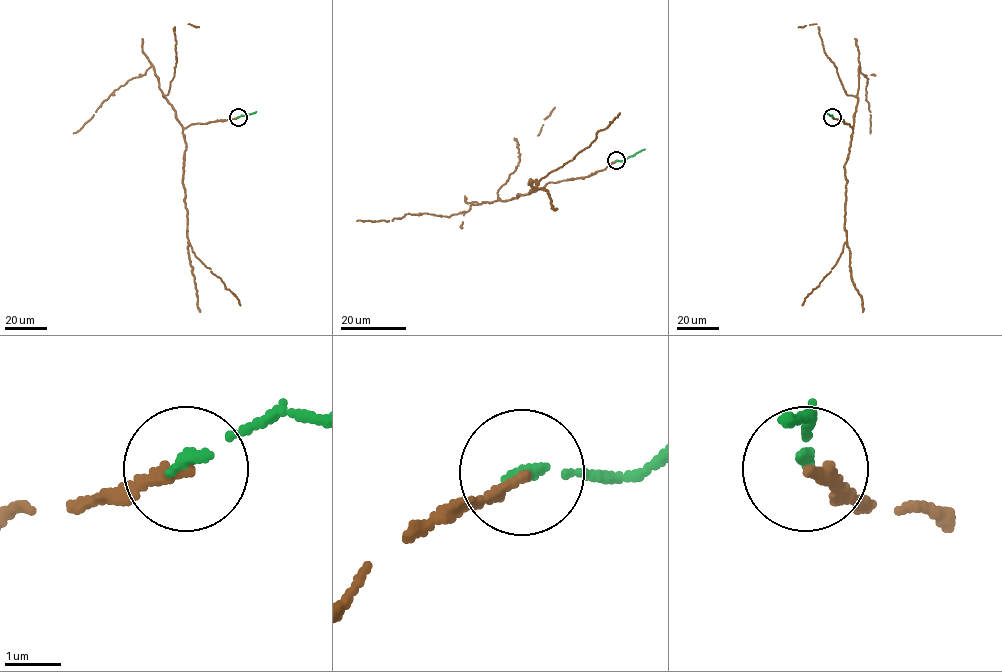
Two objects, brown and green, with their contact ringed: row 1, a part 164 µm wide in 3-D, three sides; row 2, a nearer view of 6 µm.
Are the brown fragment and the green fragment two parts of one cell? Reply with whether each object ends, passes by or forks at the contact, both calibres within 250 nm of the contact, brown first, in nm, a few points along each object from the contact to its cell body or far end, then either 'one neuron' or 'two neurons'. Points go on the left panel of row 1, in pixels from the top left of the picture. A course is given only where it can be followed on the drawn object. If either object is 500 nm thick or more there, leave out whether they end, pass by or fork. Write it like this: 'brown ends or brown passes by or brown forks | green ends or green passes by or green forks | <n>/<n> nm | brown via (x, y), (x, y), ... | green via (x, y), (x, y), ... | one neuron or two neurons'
brown ends | green ends | 180/180 nm | brown via (238, 117), (195, 123), (183, 129), (186, 147), (183, 184), (187, 237), (192, 251), (221, 279), (240, 305) | green via (238, 117), (256, 111) | one neuron

